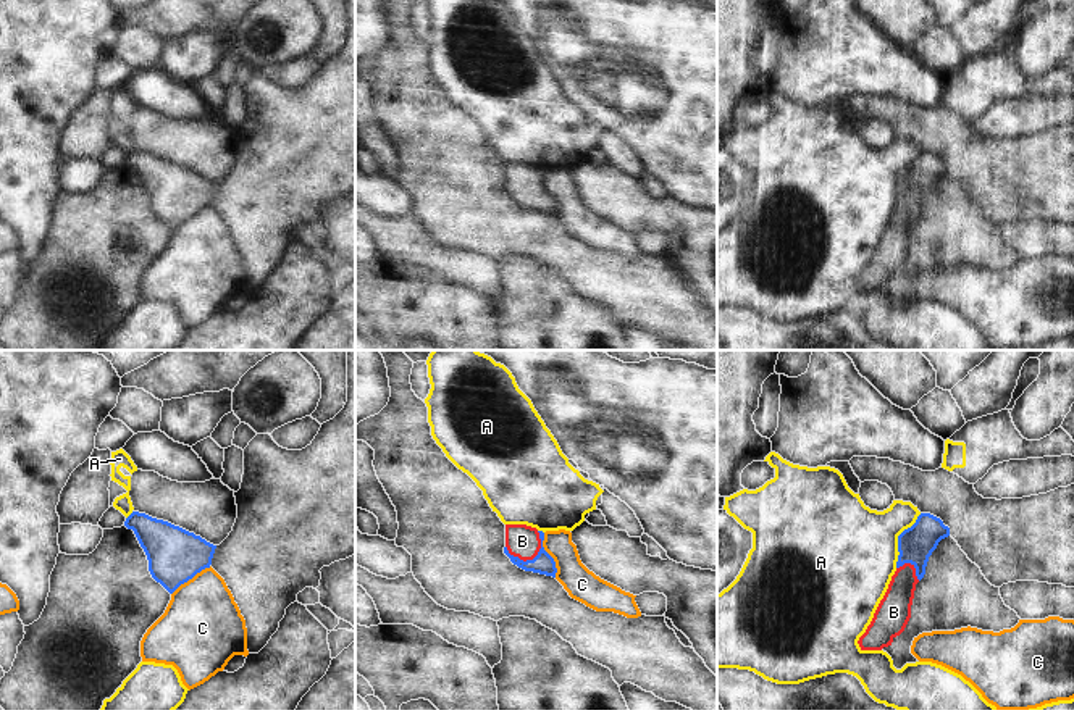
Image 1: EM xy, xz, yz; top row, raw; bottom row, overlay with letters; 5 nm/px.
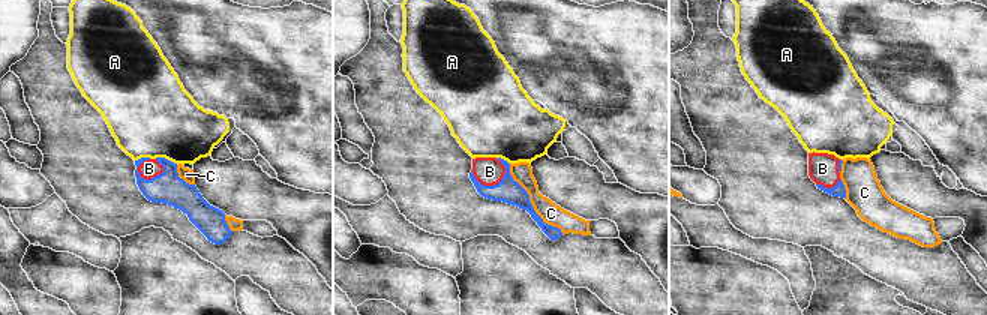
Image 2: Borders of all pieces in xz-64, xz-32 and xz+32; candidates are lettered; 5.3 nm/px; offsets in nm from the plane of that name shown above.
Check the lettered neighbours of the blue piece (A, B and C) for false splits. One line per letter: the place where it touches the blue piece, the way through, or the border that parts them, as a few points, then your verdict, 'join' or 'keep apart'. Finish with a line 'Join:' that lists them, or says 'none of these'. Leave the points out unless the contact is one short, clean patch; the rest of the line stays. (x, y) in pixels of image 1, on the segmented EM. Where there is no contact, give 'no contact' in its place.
A: yz (898, 539) | keep apart
B: xz (530, 560) | across xz (543, 563), (530, 560), (522, 541) | join
C: xz (549, 555) | keep apart
Join: B

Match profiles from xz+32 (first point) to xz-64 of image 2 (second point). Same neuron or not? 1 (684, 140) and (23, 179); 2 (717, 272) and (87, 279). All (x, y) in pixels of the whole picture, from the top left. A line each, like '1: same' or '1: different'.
1: different
2: same

